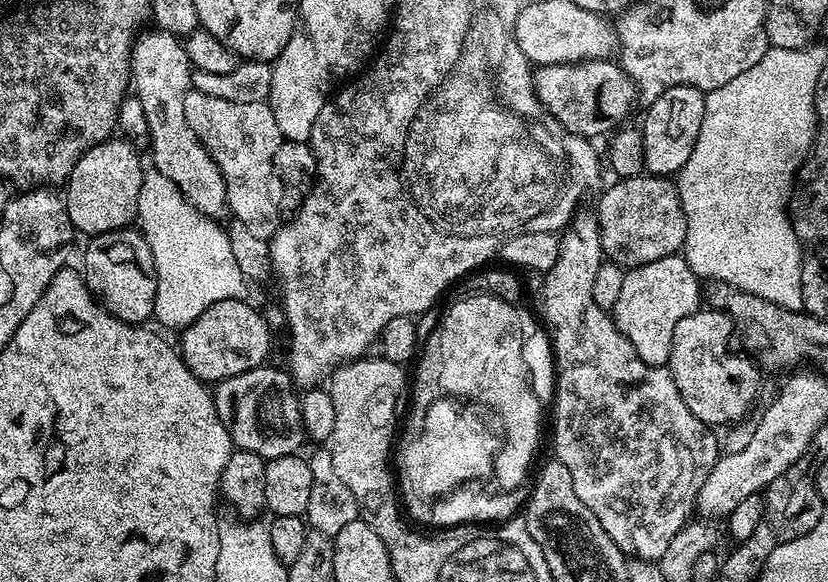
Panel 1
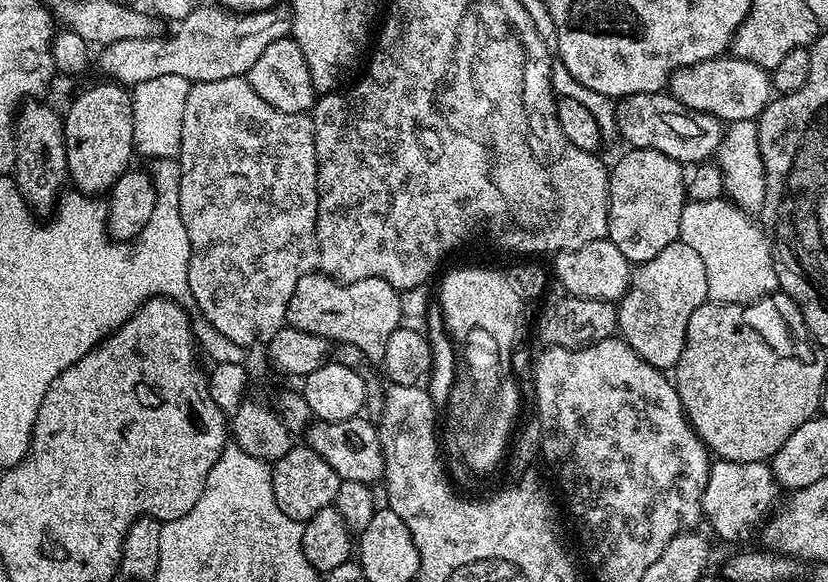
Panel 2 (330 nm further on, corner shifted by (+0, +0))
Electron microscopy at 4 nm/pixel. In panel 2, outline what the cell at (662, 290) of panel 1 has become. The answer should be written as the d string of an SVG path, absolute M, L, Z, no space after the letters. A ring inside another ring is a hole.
M675 240L666 250L631 269L628 289L618 301L618 332L650 366L675 369L686 342L690 314L708 300L706 265L686 242Z

